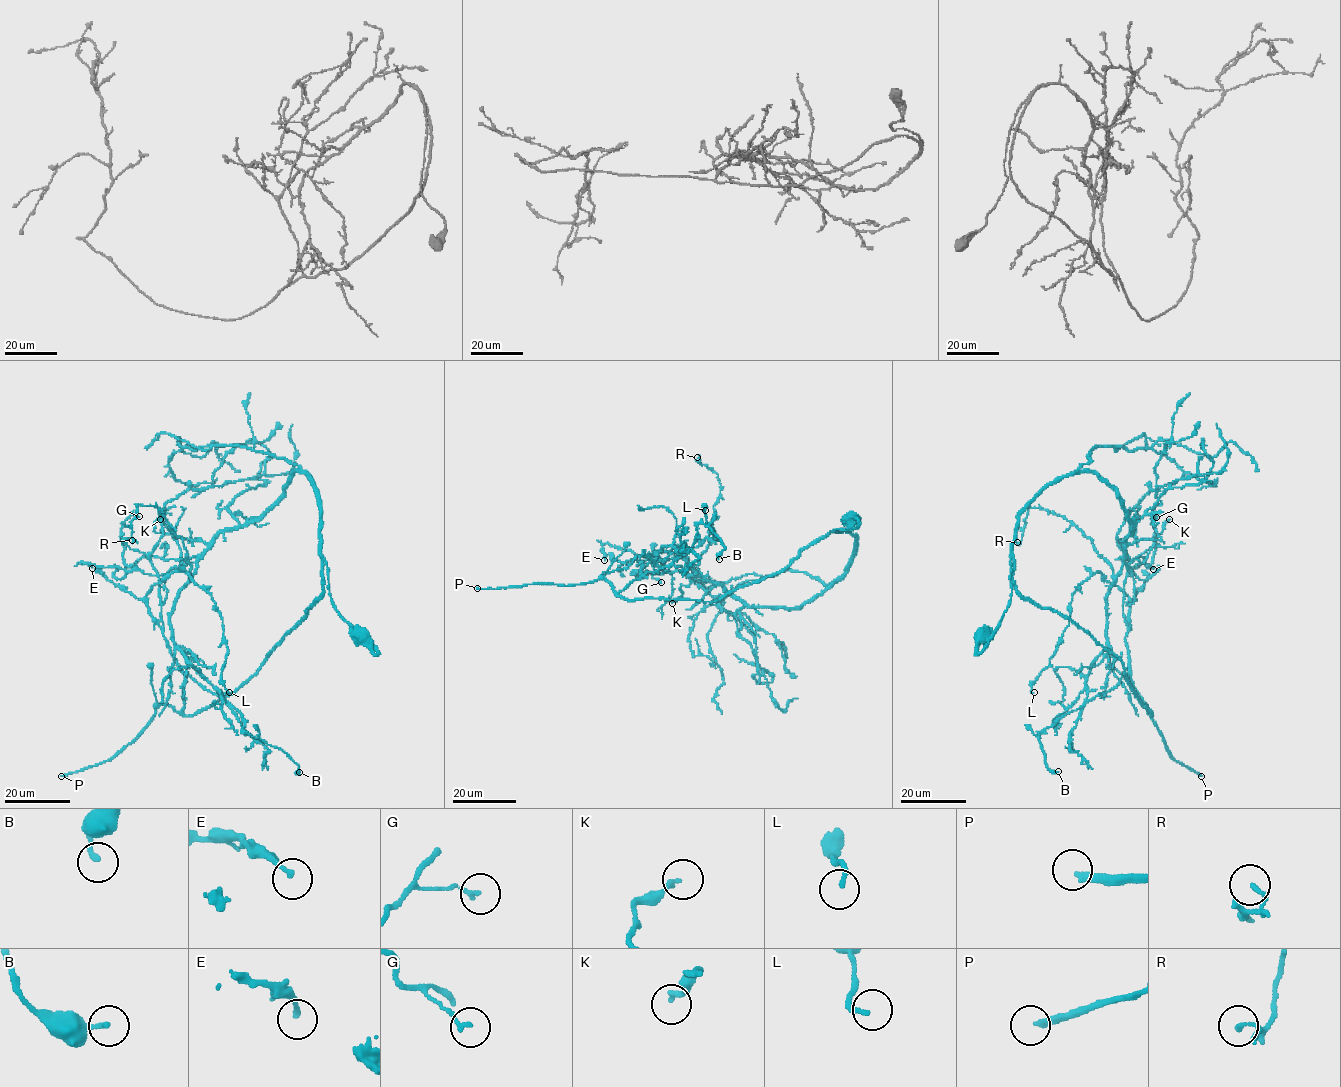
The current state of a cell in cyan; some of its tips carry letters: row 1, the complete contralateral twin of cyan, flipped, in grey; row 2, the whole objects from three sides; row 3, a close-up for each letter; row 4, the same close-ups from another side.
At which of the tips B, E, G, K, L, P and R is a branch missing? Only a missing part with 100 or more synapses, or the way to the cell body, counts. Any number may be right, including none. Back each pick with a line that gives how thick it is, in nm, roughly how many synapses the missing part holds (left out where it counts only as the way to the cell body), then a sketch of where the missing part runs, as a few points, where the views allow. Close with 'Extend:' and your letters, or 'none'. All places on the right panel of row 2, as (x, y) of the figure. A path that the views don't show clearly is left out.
P: Thickness 240 nm. Roughly 350 synapses
Extend: P

